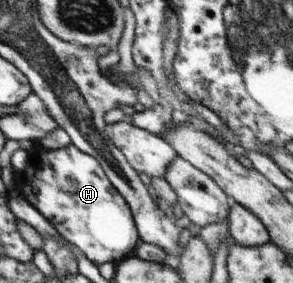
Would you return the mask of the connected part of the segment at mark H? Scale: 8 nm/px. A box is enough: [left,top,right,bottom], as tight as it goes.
[17,144,140,264]

